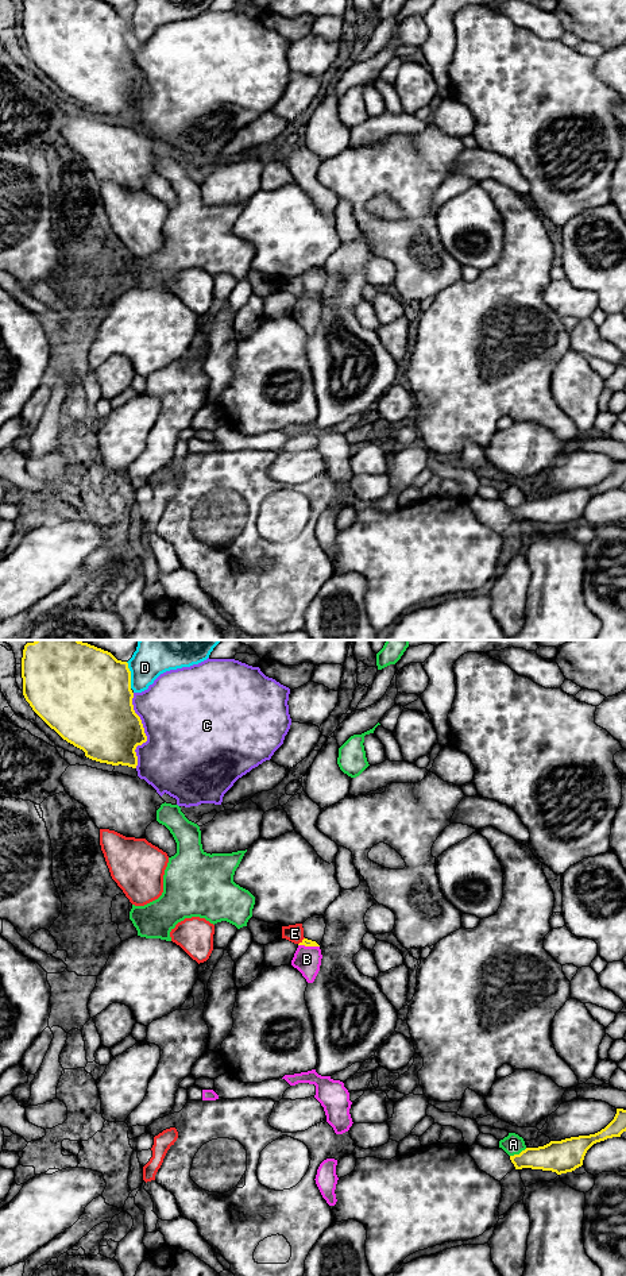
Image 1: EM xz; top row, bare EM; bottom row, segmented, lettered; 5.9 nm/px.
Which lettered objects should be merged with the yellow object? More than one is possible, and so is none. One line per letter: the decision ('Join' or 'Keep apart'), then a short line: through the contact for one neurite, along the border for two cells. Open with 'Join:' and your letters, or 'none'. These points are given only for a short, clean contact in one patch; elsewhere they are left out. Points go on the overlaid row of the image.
Join: none
A: Keep apart
B: Keep apart. Line: xz (298, 944), (319, 947)
C: Keep apart
D: Keep apart
E: Keep apart

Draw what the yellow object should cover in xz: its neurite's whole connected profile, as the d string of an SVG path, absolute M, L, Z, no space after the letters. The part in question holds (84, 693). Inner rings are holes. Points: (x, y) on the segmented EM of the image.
M35 640L27 643L22 658L23 695L32 710L63 740L82 749L85 756L112 766L136 768L136 747L147 741L140 717L135 713L131 671L127 662L80 640Z

